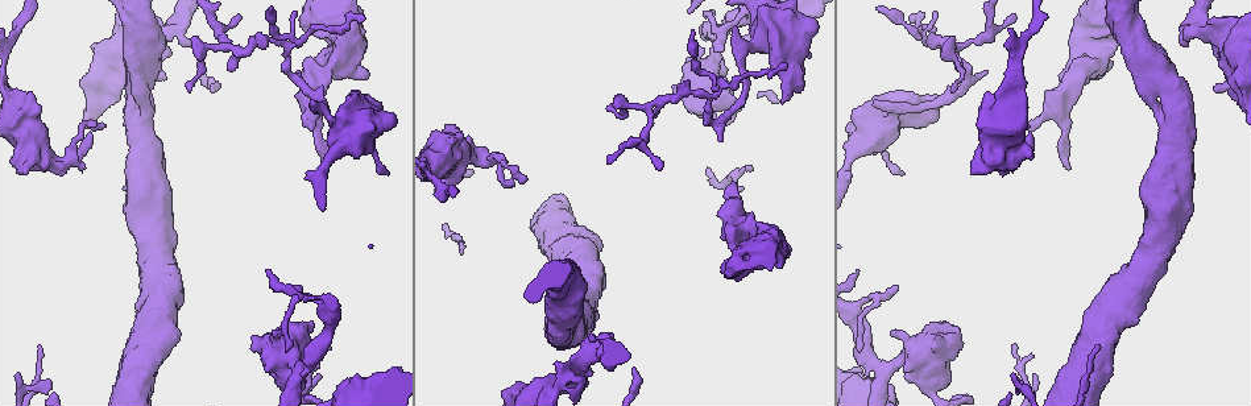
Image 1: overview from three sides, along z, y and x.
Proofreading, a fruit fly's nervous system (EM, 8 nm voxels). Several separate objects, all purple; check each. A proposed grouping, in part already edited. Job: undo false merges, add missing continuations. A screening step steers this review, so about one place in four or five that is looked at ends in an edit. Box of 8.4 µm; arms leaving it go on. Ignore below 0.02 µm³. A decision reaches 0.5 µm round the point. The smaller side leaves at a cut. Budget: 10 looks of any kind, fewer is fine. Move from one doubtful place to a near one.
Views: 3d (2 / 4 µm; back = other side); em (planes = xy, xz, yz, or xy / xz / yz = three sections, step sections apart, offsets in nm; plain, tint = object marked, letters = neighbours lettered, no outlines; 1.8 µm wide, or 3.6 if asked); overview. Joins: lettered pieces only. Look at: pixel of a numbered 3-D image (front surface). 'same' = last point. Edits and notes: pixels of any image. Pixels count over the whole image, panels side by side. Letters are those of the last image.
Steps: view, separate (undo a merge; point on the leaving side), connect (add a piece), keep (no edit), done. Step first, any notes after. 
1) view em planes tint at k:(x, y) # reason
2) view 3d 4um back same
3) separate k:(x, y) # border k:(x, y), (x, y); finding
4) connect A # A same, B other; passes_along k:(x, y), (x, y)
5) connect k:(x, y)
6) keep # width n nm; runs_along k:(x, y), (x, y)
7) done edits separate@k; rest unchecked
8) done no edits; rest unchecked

view 3d 4um at 1:(1028, 129) # free end

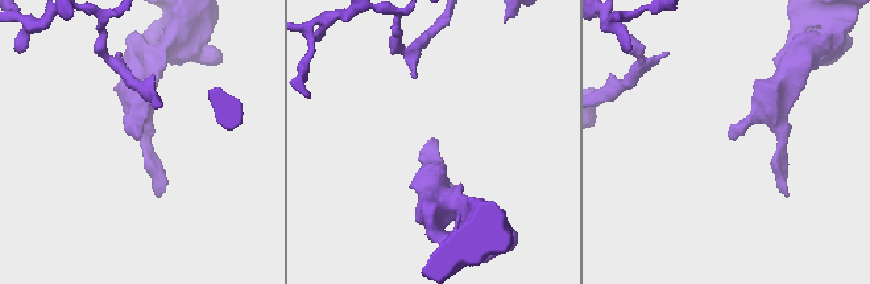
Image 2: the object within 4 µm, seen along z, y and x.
view em planes letters at 2:(138, 138) # shape alone is not enough

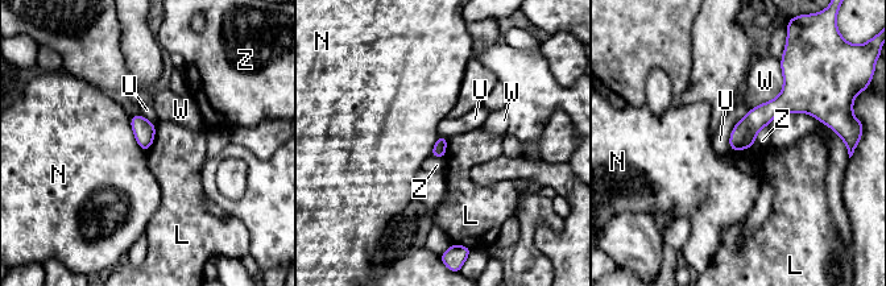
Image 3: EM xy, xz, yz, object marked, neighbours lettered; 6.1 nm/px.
keep # L other, N other, U other, W other, Z other; runs_along 3:(806, 104), (771, 108), (733, 146); none of them fits

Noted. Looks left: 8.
view 3d 4um back at 1:(190, 43) # an open end

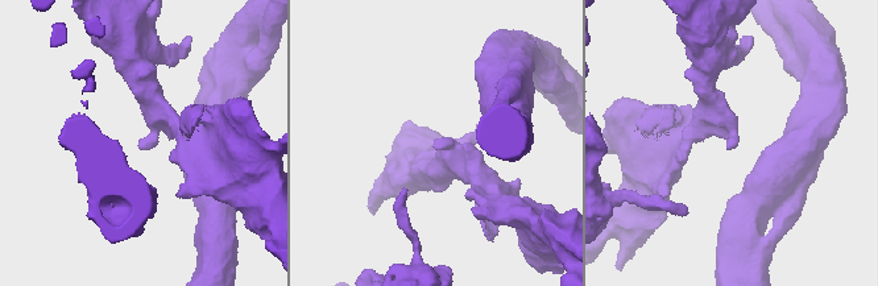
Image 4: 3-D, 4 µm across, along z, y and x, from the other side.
view em planes letters at 4:(434, 147) # need the tissue

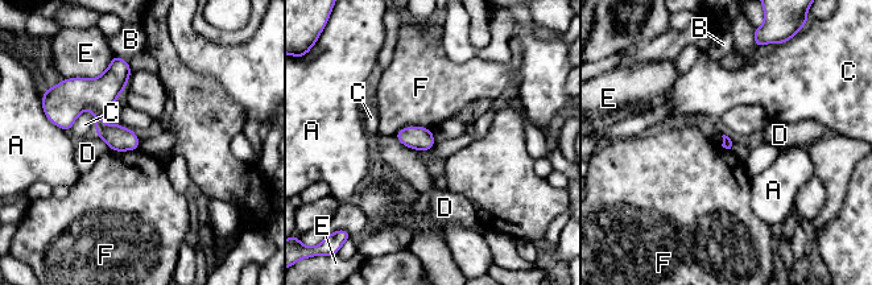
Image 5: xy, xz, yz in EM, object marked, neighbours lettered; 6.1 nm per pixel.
keep # A other, B other, C other, D other, E other, F other; border 5:(432, 129), (403, 127), (393, 135); none of them fits

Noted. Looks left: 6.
view 3d 2um at 1:(1086, 66) # abrupt turn

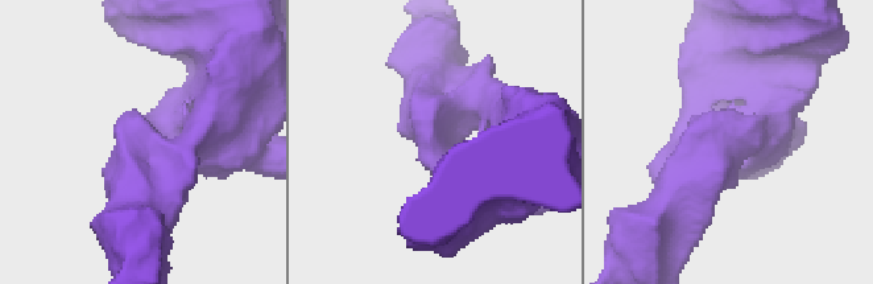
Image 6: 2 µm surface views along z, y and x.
view em 3.6um planes letters at 6:(140, 134)

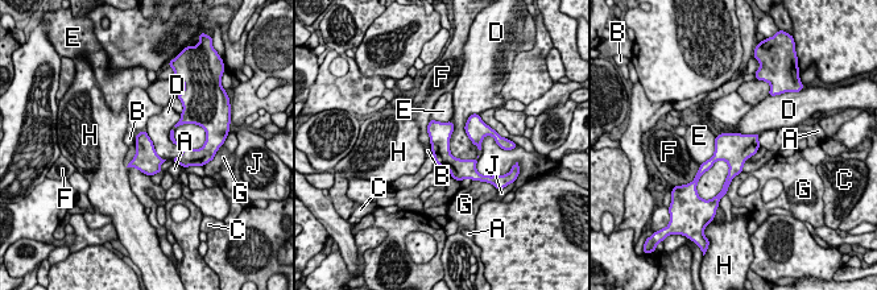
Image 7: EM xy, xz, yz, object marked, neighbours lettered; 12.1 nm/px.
keep # width 260 nm; A other, B other, C other, D other, E other, F other, G other, H other, J other; runs_along 7:(433, 124), (441, 152), (471, 169); one cell here

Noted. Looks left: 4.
view em yz step 16 tint at 1:(288, 49) # abrupt turn

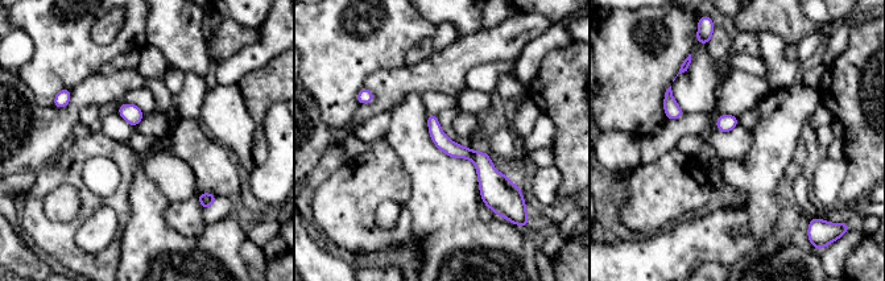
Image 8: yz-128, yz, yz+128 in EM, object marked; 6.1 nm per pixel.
view em planes letters same

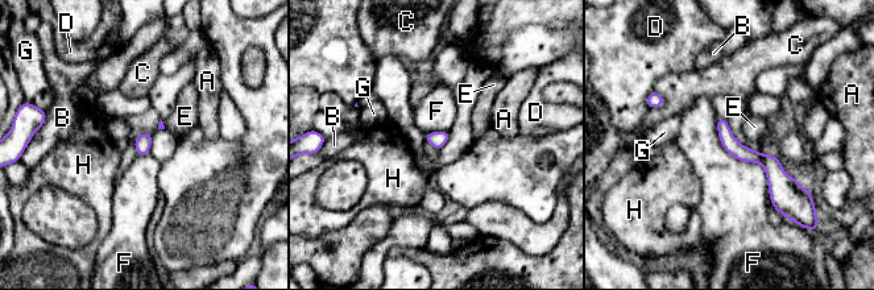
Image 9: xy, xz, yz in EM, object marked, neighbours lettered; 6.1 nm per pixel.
keep # width 90 nm; A other, B other, C other, D other, E other, F other, G other, H other; border 9:(716, 117), (769, 190); one cell here

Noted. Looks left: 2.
done no edits; rest unchecked

